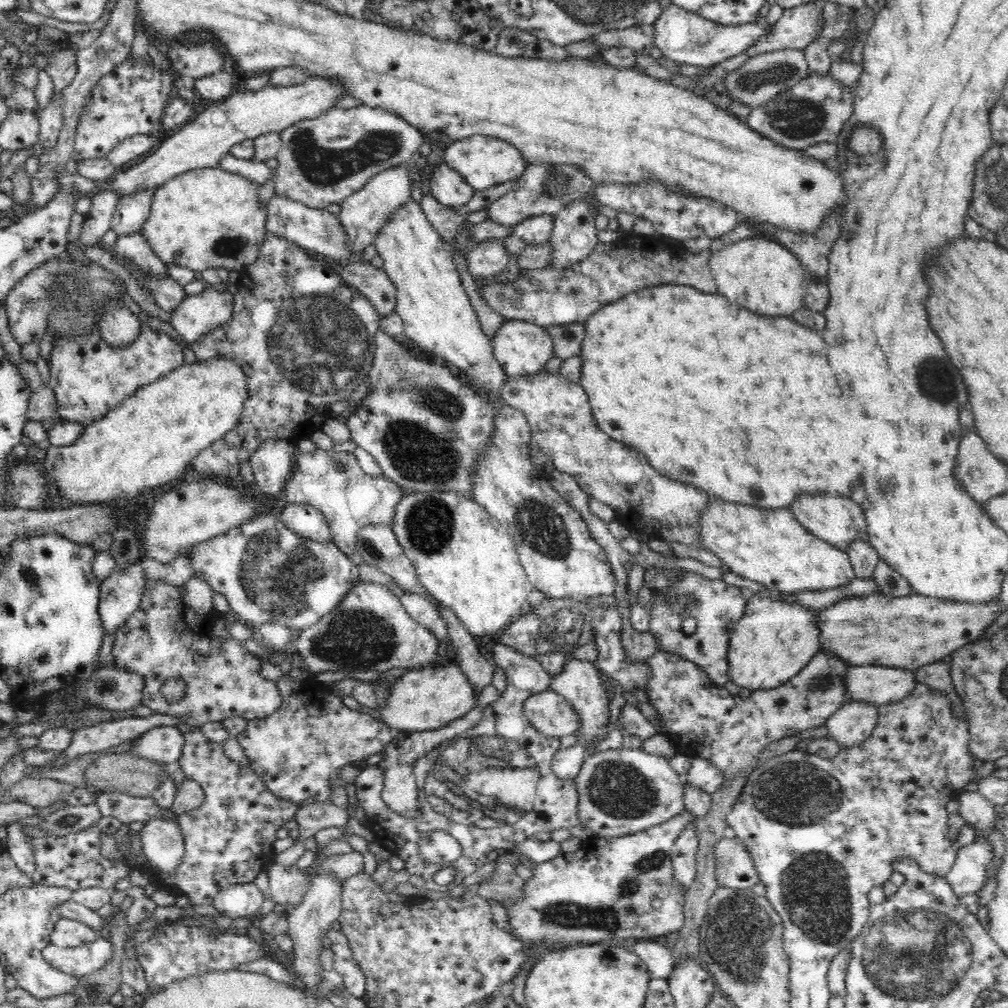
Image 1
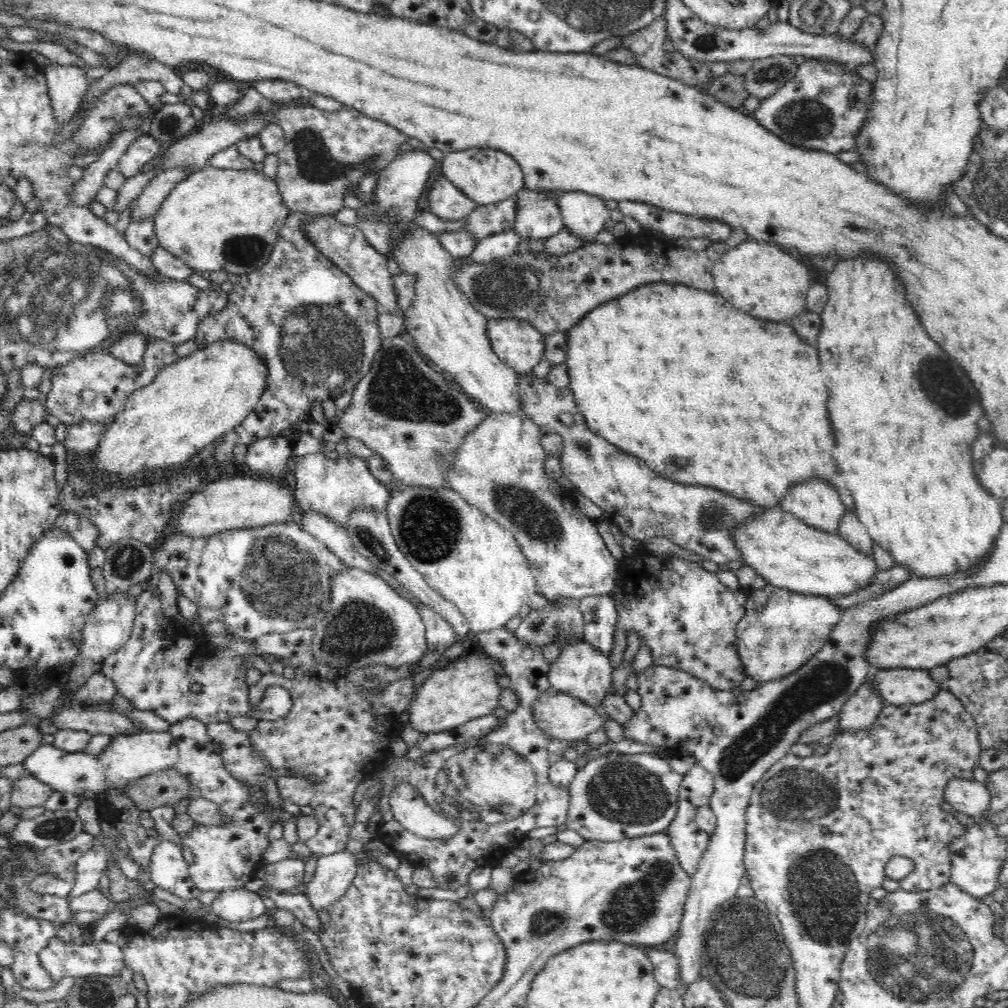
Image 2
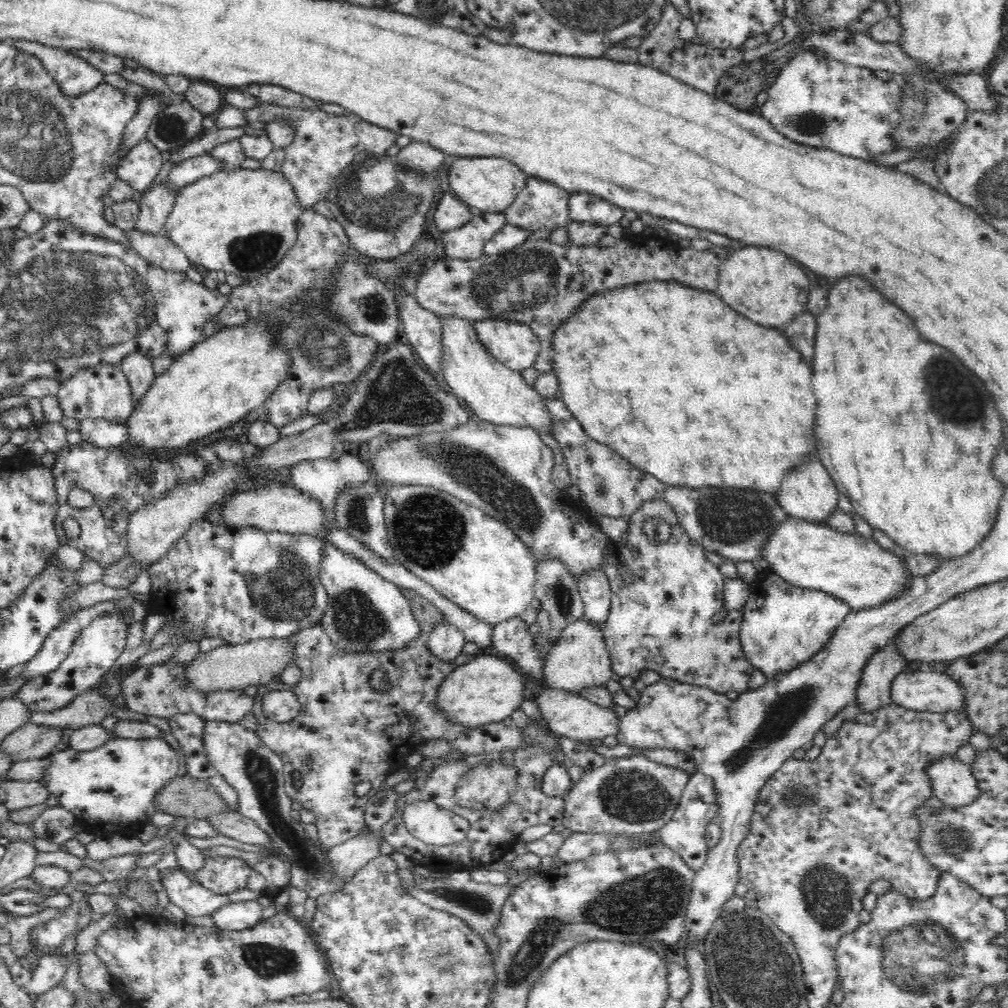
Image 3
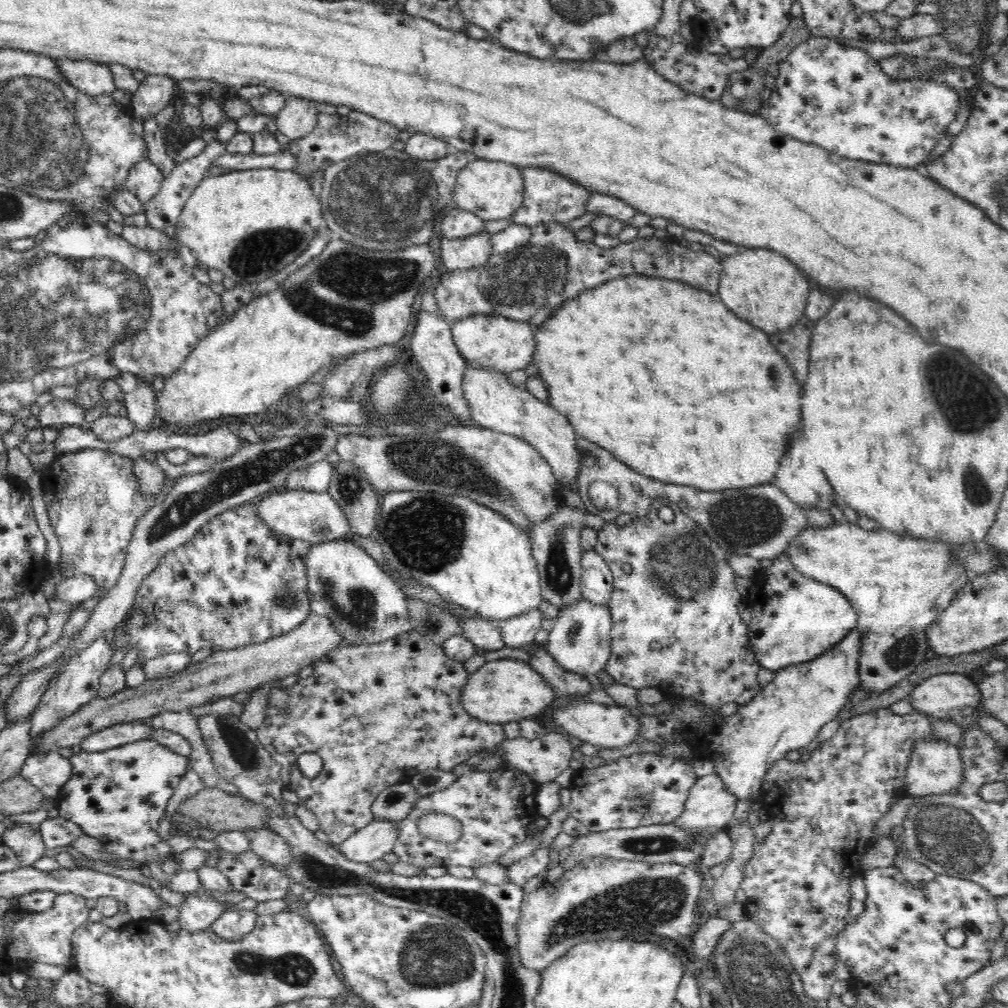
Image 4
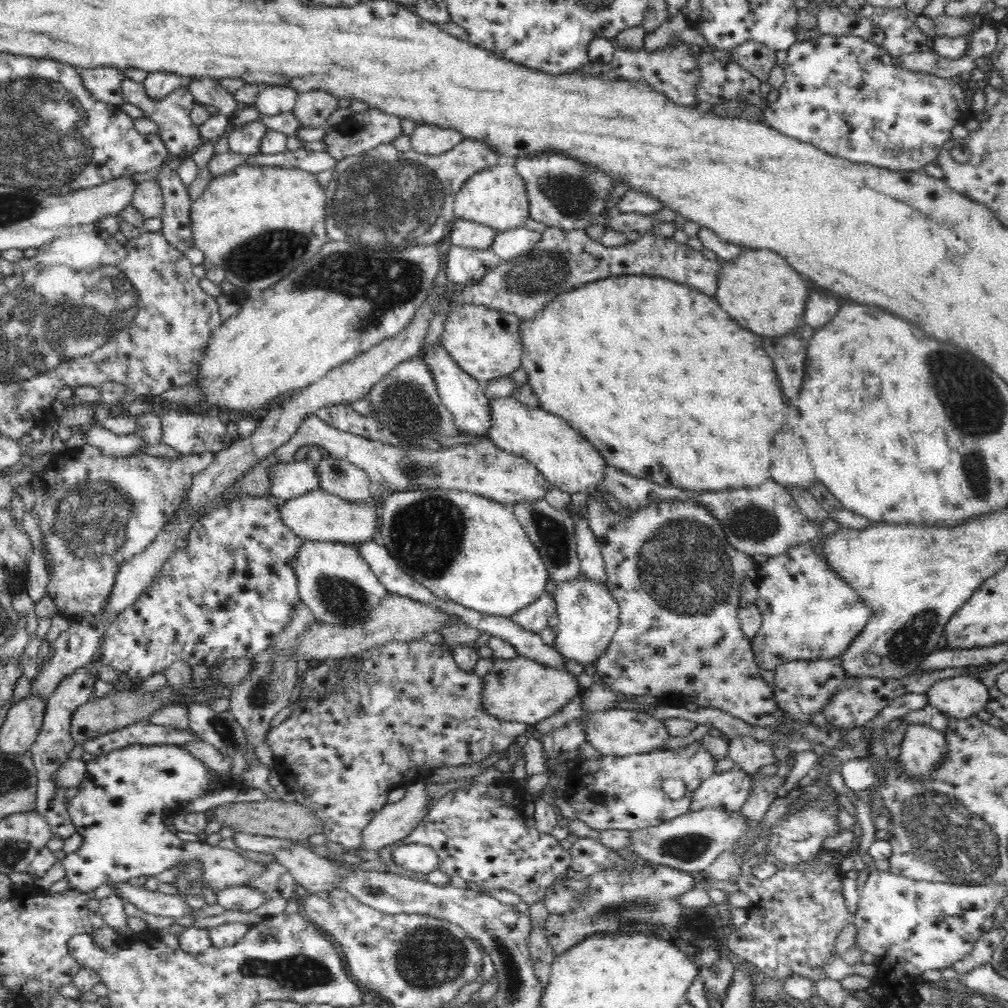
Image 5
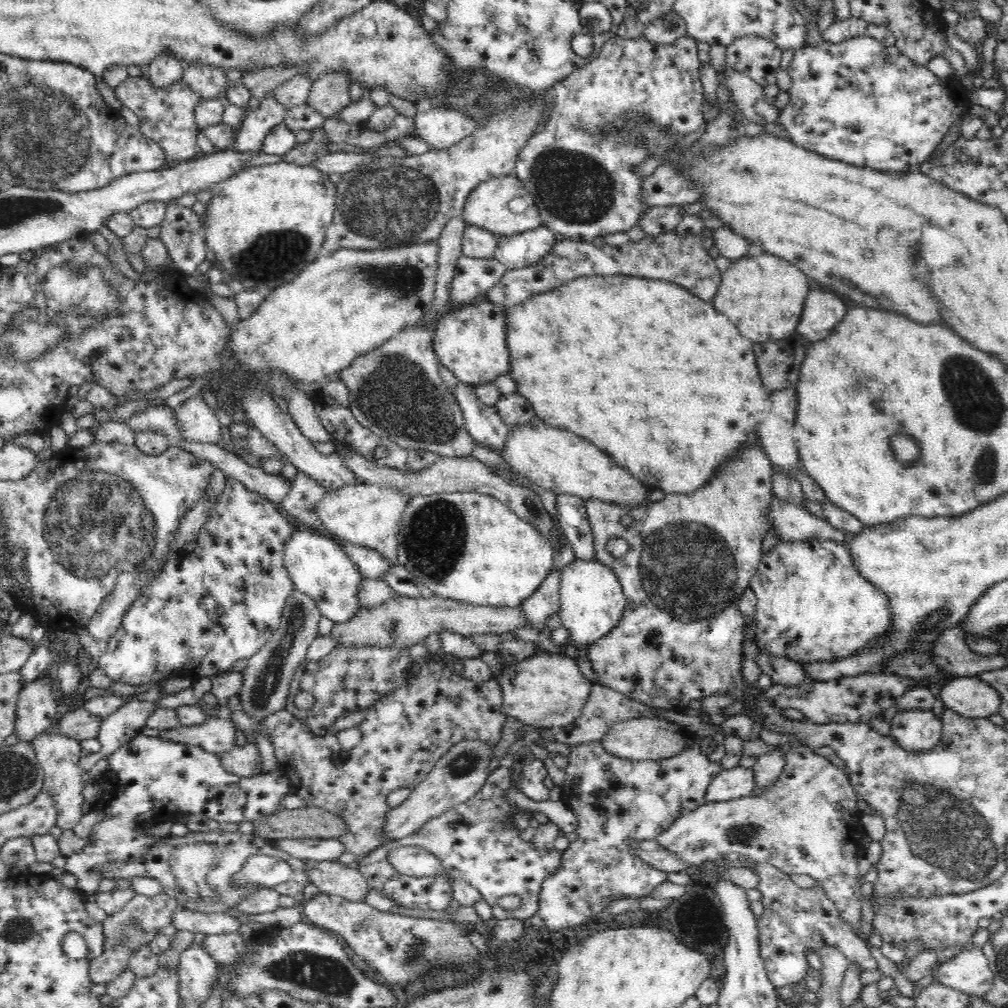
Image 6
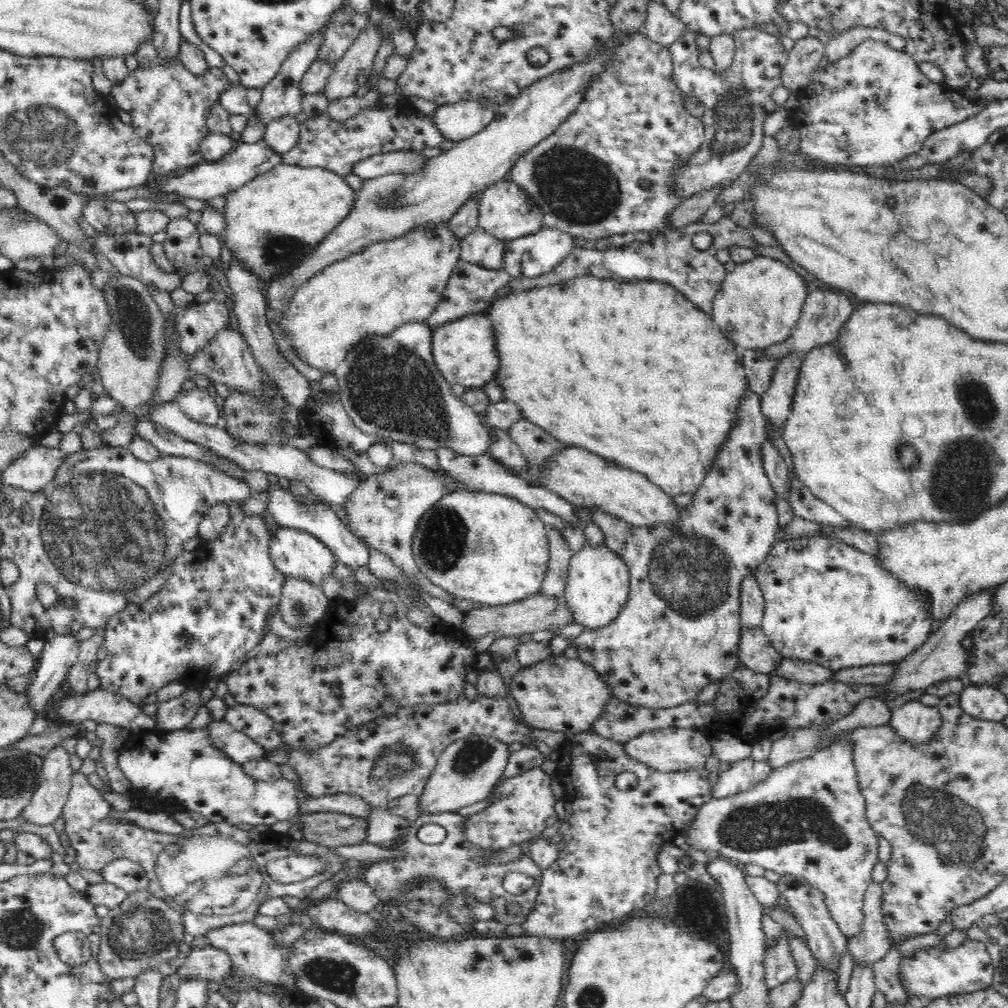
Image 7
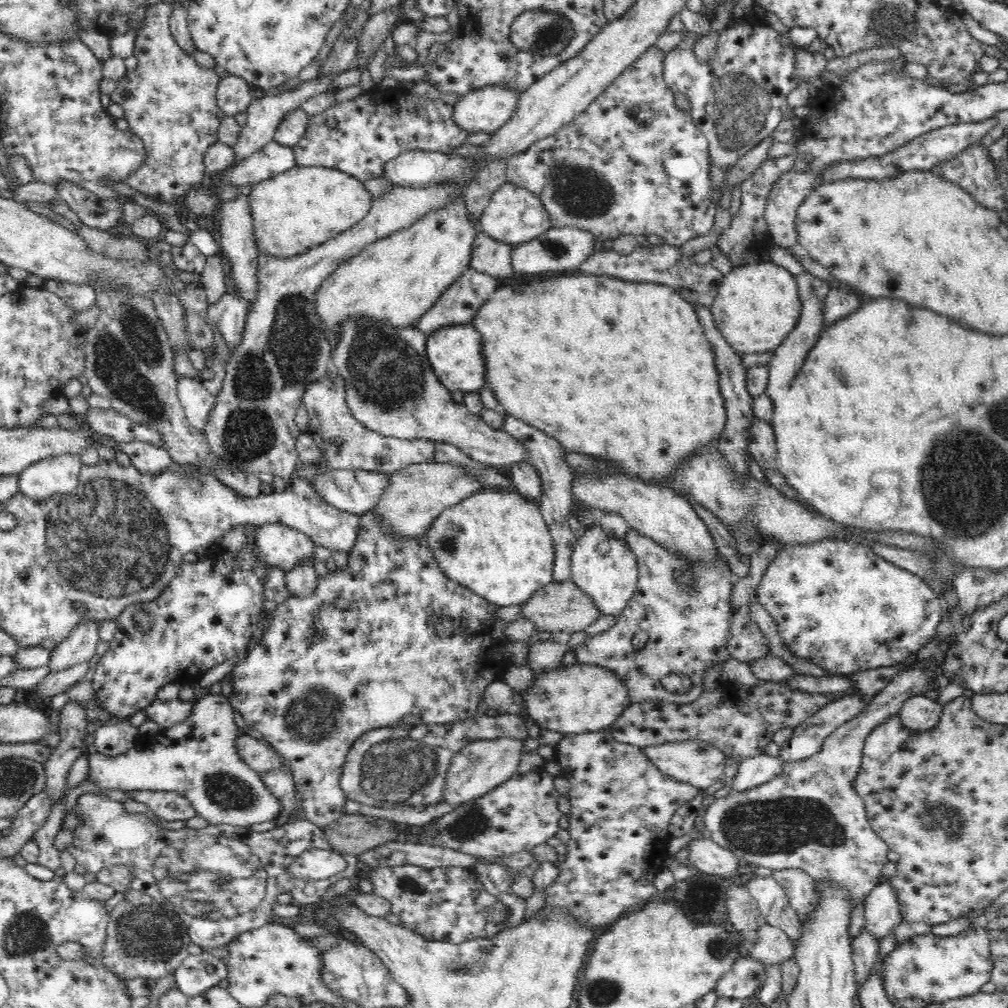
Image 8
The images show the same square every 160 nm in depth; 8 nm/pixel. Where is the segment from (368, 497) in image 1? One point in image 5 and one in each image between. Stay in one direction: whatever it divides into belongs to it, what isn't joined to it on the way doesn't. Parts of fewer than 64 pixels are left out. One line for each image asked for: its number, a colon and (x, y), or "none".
2: (337, 488)
3: (324, 479)
4: (317, 477)
5: (291, 480)

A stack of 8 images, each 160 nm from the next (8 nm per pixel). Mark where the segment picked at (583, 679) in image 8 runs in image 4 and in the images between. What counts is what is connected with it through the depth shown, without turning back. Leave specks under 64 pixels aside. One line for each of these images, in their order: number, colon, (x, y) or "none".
4: (500, 691)
5: (520, 690)
6: (547, 690)
7: (566, 695)

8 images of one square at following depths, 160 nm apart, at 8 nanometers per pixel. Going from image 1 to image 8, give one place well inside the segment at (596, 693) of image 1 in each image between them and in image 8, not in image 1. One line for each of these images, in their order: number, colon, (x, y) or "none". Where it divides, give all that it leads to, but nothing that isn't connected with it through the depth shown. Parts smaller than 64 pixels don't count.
2: (582, 672)
3: (579, 660)
4: (580, 641)
5: (588, 617)
6: (592, 601)
7: (597, 587)
8: (609, 580)

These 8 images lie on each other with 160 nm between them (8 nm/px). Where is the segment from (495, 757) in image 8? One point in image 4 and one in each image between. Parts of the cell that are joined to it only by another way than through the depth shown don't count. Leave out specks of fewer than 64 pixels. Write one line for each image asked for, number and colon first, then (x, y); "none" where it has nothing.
4: (368, 844)
5: (396, 820)
6: (463, 769)
7: (466, 772)

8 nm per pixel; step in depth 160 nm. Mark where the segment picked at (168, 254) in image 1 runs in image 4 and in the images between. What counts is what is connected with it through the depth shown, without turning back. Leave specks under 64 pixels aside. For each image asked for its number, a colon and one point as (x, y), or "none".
2: (214, 219)
3: (243, 221)
4: (248, 224)

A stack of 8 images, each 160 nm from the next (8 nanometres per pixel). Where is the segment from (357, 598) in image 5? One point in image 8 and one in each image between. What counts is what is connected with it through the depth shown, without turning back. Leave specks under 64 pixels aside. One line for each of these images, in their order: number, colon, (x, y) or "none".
6: (318, 566)
7: (299, 554)
8: (282, 547)

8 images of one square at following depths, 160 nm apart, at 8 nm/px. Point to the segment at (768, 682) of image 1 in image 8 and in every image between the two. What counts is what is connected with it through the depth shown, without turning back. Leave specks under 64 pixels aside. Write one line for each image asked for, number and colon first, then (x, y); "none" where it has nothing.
2: (780, 630)
3: (783, 626)
4: (793, 619)
5: (808, 613)
6: (812, 605)
7: (824, 602)
8: (834, 602)

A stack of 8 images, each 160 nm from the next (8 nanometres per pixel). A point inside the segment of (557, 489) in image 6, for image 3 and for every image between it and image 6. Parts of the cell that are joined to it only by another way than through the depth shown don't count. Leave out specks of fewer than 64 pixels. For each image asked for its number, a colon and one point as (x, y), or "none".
3: (495, 393)
4: (494, 402)
5: (571, 464)

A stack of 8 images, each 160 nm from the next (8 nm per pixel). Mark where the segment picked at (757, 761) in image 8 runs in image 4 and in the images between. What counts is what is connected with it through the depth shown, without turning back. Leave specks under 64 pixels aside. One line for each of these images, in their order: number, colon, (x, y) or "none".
4: (709, 807)
5: (728, 791)
6: (738, 782)
7: (744, 774)

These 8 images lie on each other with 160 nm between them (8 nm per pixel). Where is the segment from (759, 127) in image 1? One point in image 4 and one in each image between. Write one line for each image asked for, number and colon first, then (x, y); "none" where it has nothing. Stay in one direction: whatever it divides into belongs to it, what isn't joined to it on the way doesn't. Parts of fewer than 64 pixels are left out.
2: (822, 109)
3: (816, 101)
4: (829, 94)

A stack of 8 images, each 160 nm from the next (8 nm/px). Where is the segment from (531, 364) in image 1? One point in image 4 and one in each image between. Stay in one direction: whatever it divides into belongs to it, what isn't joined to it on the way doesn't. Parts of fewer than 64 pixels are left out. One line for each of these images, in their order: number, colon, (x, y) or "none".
2: (520, 346)
3: (515, 344)
4: (623, 361)

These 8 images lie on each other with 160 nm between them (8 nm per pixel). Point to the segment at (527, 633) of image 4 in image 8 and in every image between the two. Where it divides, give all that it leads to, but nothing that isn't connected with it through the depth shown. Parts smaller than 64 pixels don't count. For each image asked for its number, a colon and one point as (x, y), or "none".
5: (534, 618)
6: (545, 602)
7: (554, 581)
8: (547, 456)

